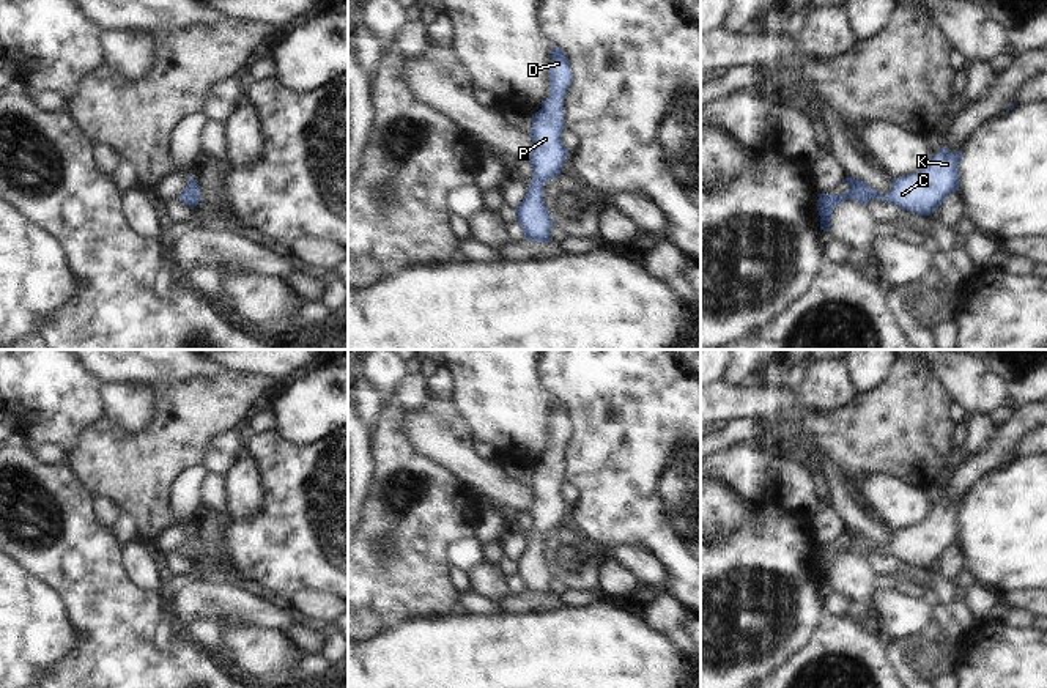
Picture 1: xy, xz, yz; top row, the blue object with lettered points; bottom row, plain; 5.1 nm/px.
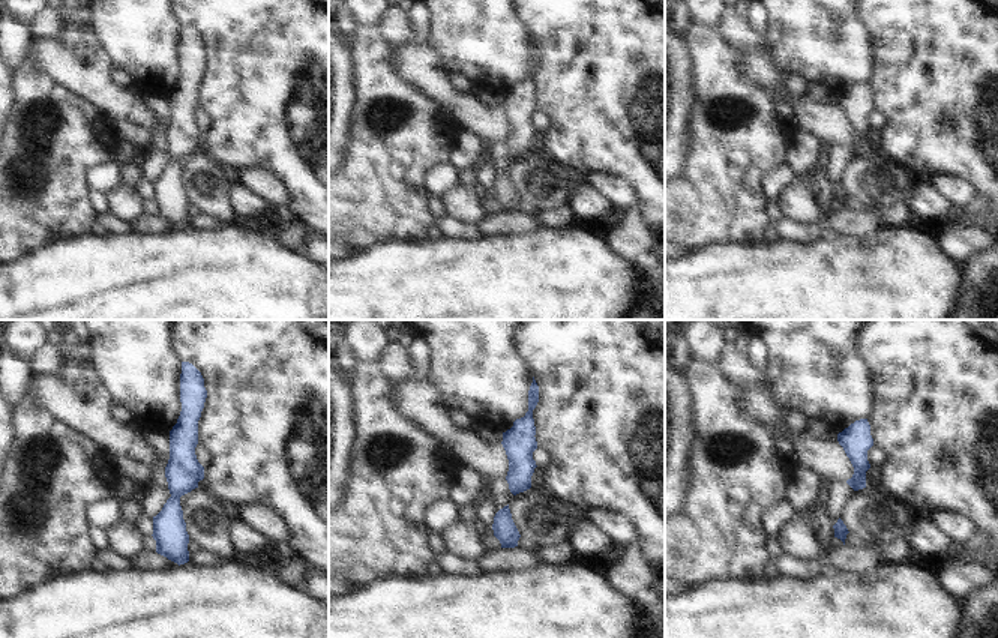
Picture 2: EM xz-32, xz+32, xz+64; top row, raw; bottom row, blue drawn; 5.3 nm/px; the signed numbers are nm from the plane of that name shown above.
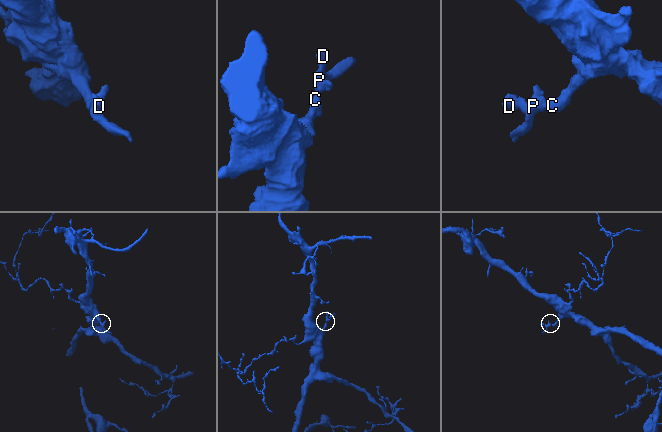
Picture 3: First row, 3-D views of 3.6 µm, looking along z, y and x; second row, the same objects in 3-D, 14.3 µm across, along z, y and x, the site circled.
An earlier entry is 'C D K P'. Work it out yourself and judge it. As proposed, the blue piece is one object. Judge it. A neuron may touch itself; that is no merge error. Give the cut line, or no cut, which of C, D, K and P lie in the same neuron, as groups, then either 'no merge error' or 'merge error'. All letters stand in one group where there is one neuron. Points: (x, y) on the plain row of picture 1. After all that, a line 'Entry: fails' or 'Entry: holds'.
no cut | C D K P | no merge error
Entry: holds

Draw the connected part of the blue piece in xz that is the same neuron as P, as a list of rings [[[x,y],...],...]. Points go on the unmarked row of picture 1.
[[[553,398],[549,420],[549,447],[542,453],[542,461],[532,468],[532,505],[529,515],[534,521],[529,542],[516,559],[516,575],[523,581],[524,592],[546,595],[553,573],[543,553],[543,537],[560,526],[567,510],[567,501],[560,494],[564,479],[564,449],[573,427],[565,406]]]

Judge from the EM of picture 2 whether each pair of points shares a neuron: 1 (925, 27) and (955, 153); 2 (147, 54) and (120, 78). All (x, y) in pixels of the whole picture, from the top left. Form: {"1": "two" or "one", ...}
{"1": "one", "2": "two"}

